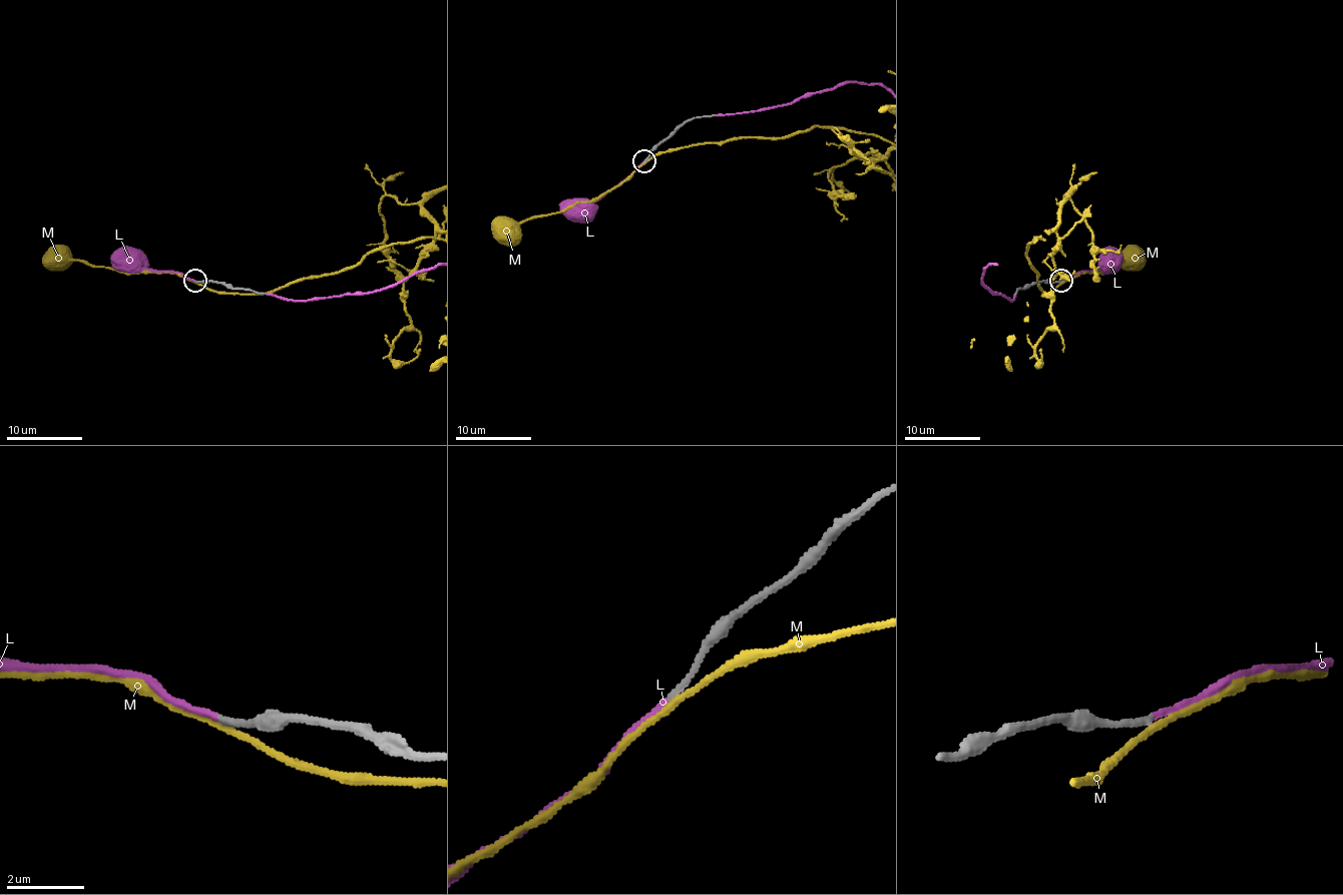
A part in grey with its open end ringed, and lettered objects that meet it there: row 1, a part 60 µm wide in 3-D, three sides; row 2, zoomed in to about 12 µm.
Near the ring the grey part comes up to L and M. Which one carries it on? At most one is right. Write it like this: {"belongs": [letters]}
{"belongs": ["L"]}

